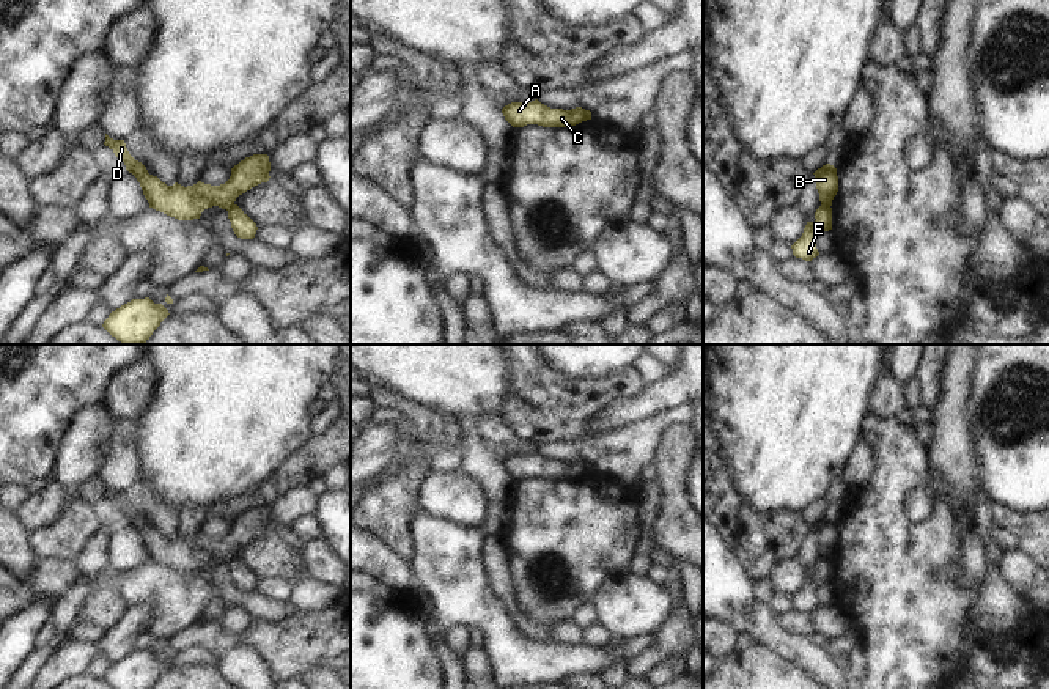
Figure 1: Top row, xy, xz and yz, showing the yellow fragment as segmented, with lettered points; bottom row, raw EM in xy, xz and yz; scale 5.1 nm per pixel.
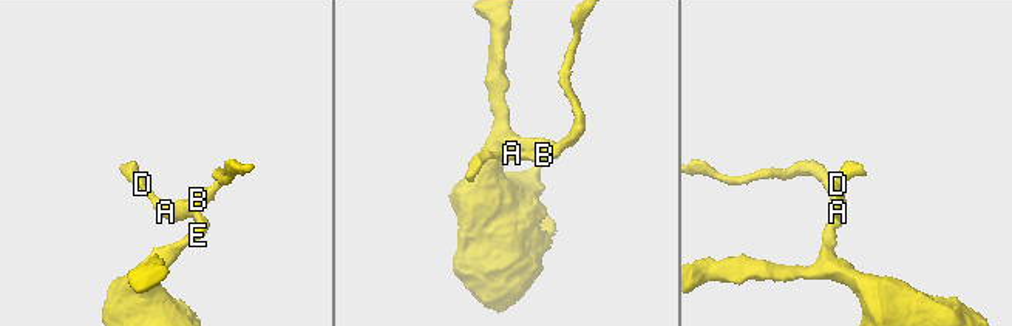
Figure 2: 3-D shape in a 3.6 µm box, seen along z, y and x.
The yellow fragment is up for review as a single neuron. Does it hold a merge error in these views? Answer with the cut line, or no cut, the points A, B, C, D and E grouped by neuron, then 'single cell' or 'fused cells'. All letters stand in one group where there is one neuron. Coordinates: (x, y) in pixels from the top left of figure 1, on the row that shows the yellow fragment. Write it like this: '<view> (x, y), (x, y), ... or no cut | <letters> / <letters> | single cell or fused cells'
yz (821, 203), (829, 208) | A B C D / E | fused cells

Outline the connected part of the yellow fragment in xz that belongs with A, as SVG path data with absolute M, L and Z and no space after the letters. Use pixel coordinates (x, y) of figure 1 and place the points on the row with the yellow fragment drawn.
M538 99L532 102L511 102L502 109L505 120L513 127L524 127L527 124L538 124L543 127L572 127L587 121L587 112L582 107L571 110L550 109Z

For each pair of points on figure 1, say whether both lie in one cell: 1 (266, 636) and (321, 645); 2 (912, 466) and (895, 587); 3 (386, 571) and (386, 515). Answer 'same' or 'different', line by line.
1: same
2: same
3: different

